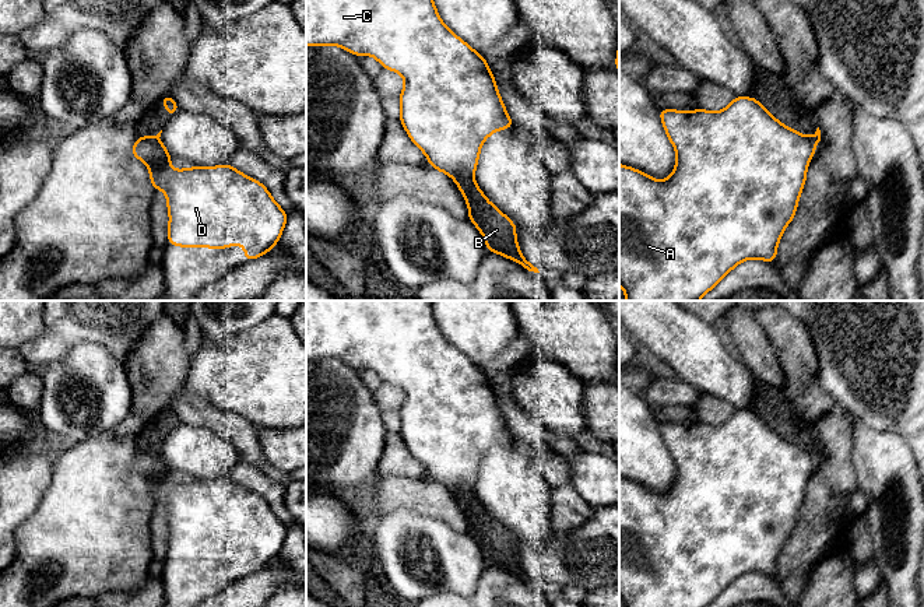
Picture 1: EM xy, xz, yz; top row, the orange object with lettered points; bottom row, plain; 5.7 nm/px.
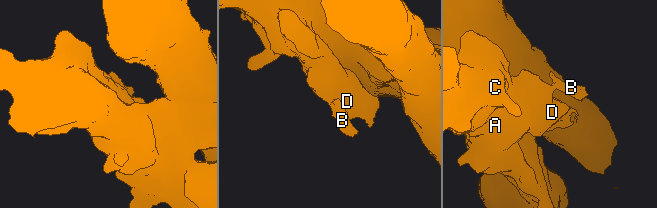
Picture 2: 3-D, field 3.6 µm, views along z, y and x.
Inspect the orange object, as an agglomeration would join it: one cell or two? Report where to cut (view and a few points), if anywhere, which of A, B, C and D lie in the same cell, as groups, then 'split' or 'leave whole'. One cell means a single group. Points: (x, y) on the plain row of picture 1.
cut in xz along (471, 488), (460, 488), (455, 493); A C D / B; split

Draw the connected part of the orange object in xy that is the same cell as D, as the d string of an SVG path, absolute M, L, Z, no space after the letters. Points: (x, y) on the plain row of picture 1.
M141 449L137 450L130 467L148 480L154 505L162 502L166 508L169 558L180 561L226 562L239 557L245 561L245 575L250 575L268 566L271 561L280 555L288 527L271 510L268 502L259 494L239 485L229 477L210 481L192 480L175 484L171 481L171 473L173 470L169 469L162 455L147 453Z

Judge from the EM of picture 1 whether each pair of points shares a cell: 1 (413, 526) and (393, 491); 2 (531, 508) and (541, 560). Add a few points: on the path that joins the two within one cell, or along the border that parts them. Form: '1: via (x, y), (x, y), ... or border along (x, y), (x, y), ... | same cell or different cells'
1: border along (435, 518), (410, 509), (393, 509), (372, 522) | different cells
2: border along (554, 530), (541, 546), (517, 541) | different cells

